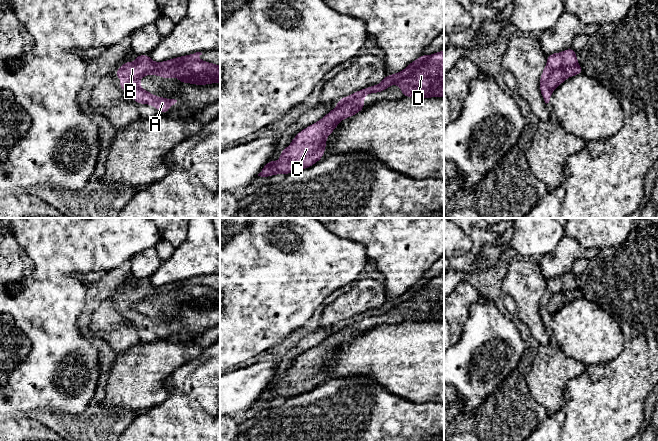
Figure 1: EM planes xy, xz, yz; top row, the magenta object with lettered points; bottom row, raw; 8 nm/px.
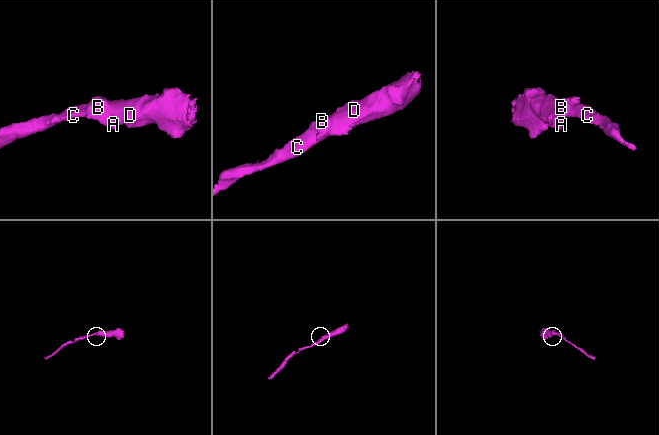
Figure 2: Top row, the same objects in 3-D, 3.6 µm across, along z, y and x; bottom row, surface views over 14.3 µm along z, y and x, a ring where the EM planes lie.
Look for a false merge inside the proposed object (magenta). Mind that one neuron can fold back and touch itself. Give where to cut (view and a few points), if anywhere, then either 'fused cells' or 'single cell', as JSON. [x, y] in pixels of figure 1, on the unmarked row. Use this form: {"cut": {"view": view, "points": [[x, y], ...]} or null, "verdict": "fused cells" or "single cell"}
{"cut": null, "verdict": "single cell"}

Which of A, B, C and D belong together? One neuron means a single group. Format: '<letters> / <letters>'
A B C D

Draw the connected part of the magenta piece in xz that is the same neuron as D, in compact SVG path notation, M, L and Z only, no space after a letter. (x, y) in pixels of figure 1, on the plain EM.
M444 274L433 279L421 279L402 295L386 299L381 307L342 321L335 326L336 332L293 361L291 368L280 374L280 383L273 386L271 382L258 400L286 399L320 385L327 370L325 363L343 343L365 333L364 320L385 315L393 308L399 309L404 321L444 321Z

